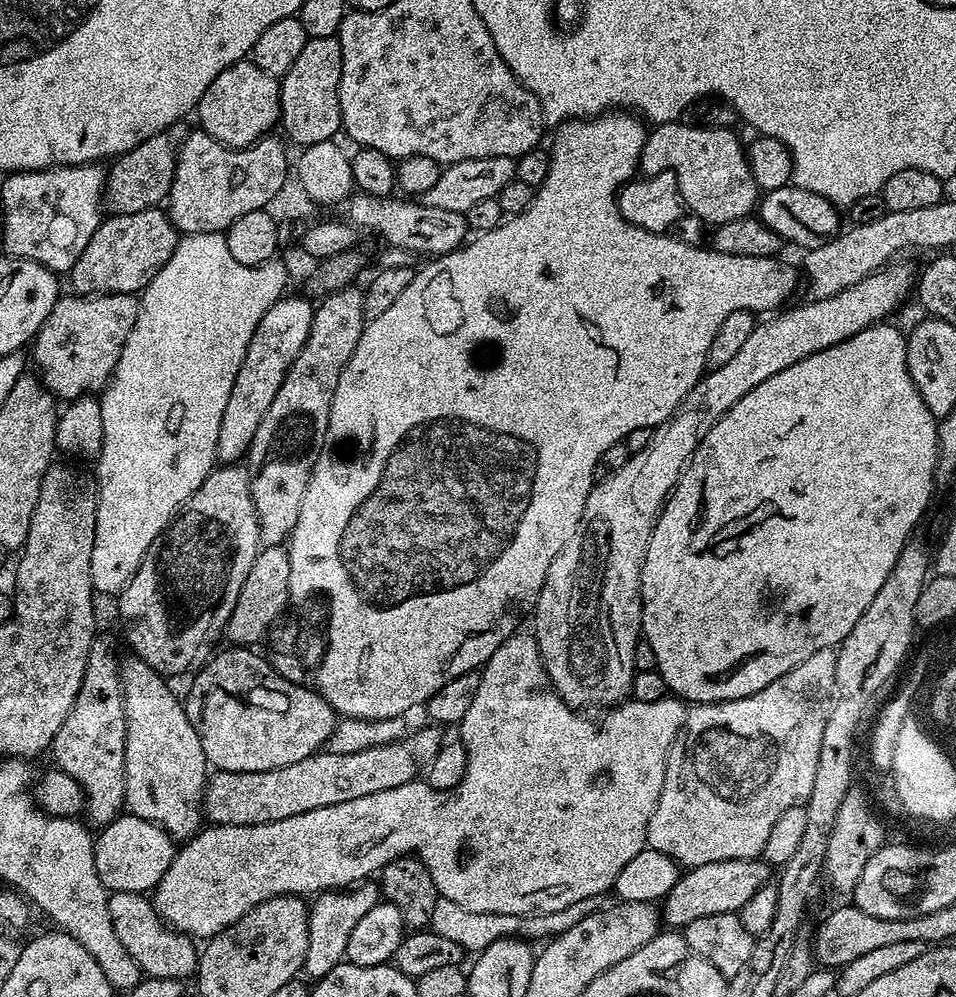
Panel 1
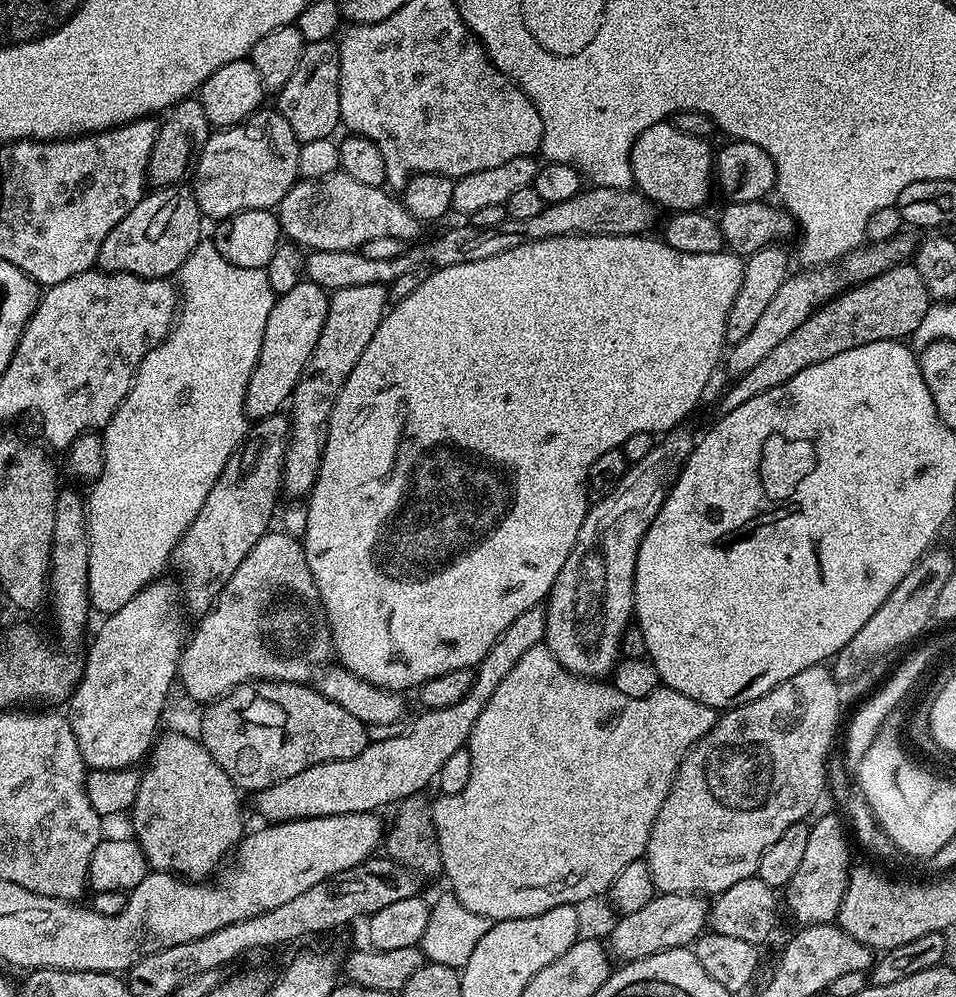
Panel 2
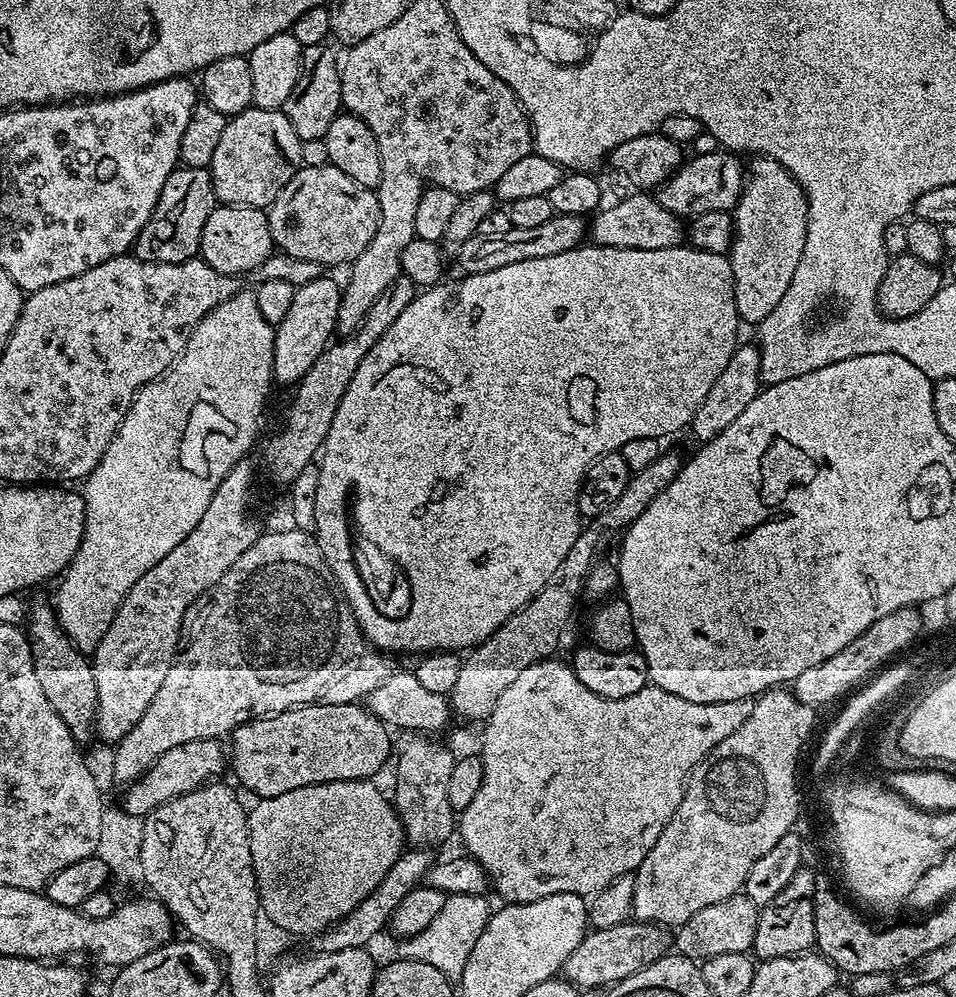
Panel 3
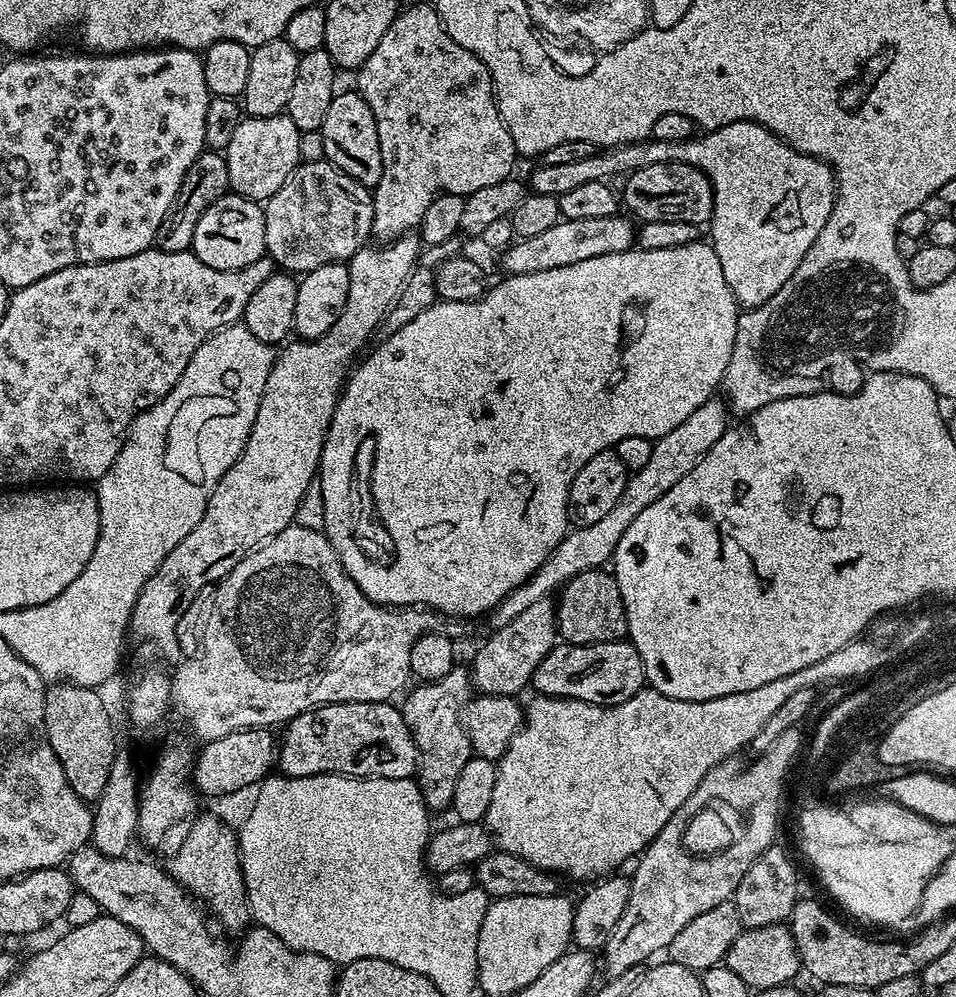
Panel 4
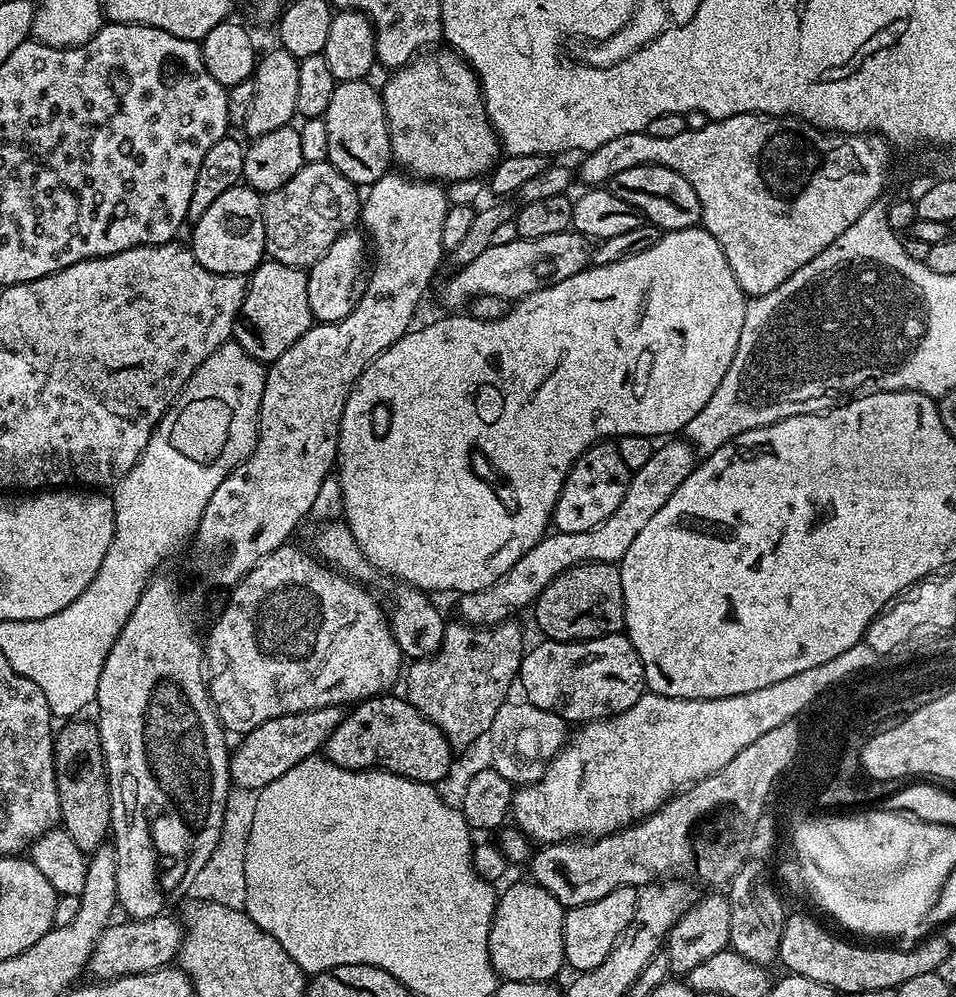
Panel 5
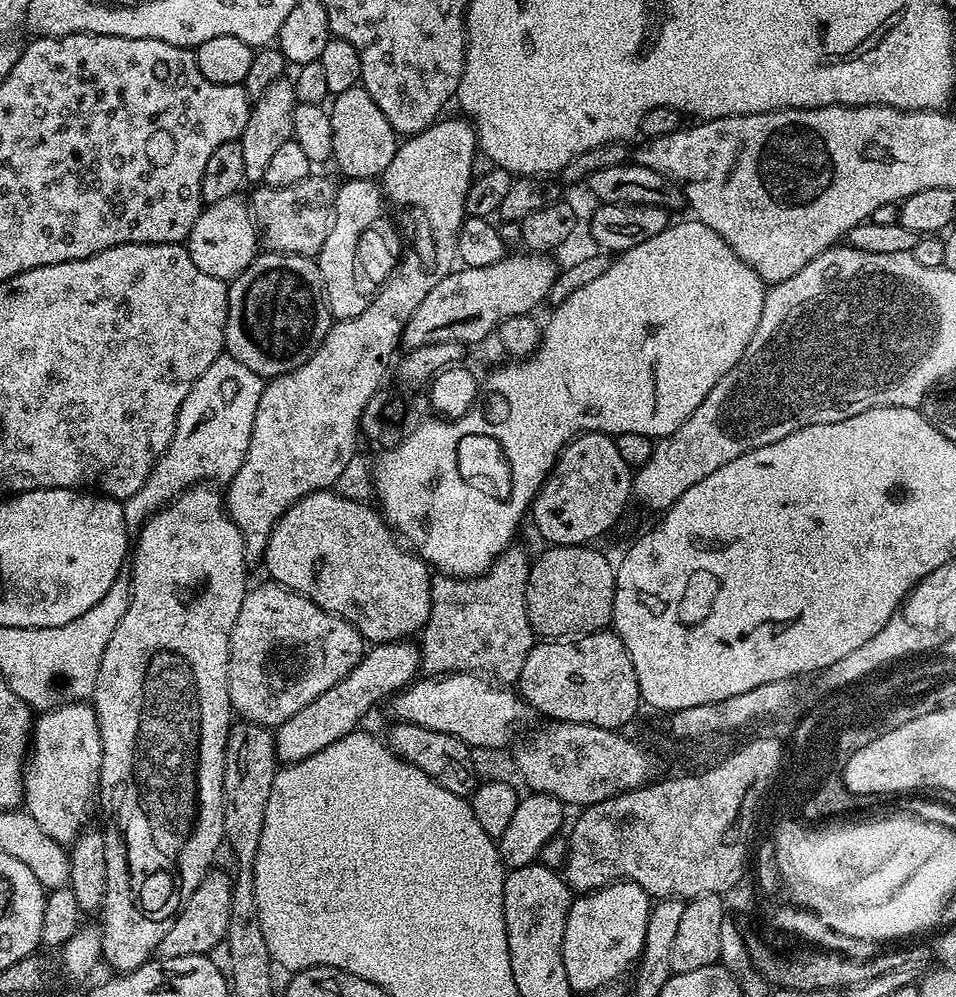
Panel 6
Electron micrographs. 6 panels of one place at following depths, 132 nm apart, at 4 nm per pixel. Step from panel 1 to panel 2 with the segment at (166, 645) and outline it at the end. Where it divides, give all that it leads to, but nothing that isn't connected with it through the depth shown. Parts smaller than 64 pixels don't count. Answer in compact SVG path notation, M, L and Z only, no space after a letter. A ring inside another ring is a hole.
M277 414L267 416L265 420L257 420L249 427L248 435L245 436L236 453L228 459L222 474L214 482L210 494L206 494L206 502L202 502L202 510L194 518L190 527L180 535L179 542L174 546L170 568L180 575L179 587L182 589L182 600L193 612L196 618L208 612L216 599L220 597L220 591L234 578L234 570L242 566L242 558L254 550L254 546L270 530L268 524L272 520L272 511L276 508L276 495L282 492L282 473L284 471L284 455L288 445L288 433L290 420L287 415Z

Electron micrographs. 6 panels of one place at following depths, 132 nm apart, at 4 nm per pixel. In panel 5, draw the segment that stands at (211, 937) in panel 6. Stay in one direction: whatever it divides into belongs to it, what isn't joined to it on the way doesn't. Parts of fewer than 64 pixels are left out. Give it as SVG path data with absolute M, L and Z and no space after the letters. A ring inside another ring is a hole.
M161 914L150 920L125 919L125 924L113 922L100 935L96 947L92 950L90 972L97 981L116 980L119 976L133 976L143 972L155 972L156 969L171 965L180 951L180 941L184 939L181 921L169 914Z

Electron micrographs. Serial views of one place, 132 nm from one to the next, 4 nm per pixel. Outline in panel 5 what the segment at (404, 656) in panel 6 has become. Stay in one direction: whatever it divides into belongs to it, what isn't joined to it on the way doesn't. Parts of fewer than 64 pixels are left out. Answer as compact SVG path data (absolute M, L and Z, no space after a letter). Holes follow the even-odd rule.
M340 706L315 708L298 714L286 714L262 722L254 730L239 737L240 745L231 749L228 758L228 774L237 789L259 790L265 788L274 778L282 778L286 770L298 766L306 758L317 755L346 714Z

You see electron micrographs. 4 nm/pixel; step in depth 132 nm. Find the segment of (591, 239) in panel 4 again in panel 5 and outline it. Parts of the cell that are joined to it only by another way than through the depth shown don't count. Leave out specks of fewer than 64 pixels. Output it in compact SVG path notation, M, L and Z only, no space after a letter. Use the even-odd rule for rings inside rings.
M575 230L550 234L547 238L517 239L506 246L491 244L474 262L455 269L456 273L444 284L445 309L460 310L476 296L494 294L509 302L521 300L546 286L554 286L574 274L583 272L590 264L590 241Z

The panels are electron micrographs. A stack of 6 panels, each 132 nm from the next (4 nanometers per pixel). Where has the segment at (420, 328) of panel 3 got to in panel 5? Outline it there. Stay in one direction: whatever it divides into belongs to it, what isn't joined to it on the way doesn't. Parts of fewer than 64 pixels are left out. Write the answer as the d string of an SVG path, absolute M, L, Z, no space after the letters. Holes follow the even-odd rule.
M697 226L664 232L656 245L640 254L609 265L589 266L554 286L524 296L497 320L479 320L471 314L444 314L448 316L425 328L413 327L366 366L346 398L334 465L341 486L343 523L347 524L354 542L377 573L397 576L405 585L432 594L486 590L486 586L498 582L498 578L502 578L502 574L506 574L506 570L510 570L510 566L514 566L514 562L549 531L558 494L572 464L587 448L605 438L626 434L668 438L687 429L698 410L710 402L714 390L718 390L718 382L726 378L726 370L730 370L730 362L734 362L738 338L742 338L745 303L745 294L726 262L726 254L722 254L722 246L718 246L704 227ZM379 404L388 407L388 429L384 436L376 436L376 428L372 425L372 411Z

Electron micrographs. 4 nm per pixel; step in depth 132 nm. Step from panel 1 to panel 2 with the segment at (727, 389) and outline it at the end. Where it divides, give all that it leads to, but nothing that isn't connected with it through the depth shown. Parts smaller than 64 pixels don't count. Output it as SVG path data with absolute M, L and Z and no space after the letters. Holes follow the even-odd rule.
M677 426L663 437L662 442L629 467L627 474L610 490L610 494L599 497L589 507L586 518L582 522L582 530L578 530L578 538L574 542L574 550L570 550L570 558L566 558L566 566L558 574L554 586L548 592L545 611L545 634L543 643L562 662L566 670L575 676L604 678L615 669L620 656L620 639L624 629L629 627L634 616L634 570L638 558L638 546L658 510L664 505L668 491L680 477L680 469L692 453L694 436L687 432L687 427Z

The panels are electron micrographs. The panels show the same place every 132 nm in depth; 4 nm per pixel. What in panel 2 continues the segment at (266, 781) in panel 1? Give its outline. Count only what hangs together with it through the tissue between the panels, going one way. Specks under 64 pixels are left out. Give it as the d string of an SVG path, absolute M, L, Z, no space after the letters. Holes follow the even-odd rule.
M538 606L524 611L480 659L470 694L466 694L458 706L421 711L409 732L407 729L394 738L372 740L362 754L354 754L354 758L318 762L318 766L308 766L301 773L294 774L294 778L286 778L286 782L266 786L254 796L257 814L265 816L268 822L283 822L334 814L376 812L387 804L399 805L407 796L421 795L425 791L423 788L435 781L446 758L450 758L454 750L467 745L470 730L474 730L474 722L490 700L490 694L498 688L498 682L502 682L522 654L543 641L544 634L545 611Z

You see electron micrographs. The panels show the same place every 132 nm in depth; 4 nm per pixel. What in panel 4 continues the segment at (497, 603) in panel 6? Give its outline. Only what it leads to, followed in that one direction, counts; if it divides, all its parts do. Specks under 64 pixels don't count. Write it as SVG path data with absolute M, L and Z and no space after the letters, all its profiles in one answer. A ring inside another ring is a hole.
M457 666L450 670L450 674L446 674L446 678L420 682L415 686L417 688L412 693L409 691L403 697L405 700L404 704L402 703L402 711L406 726L420 752L420 793L429 809L447 809L454 798L454 782L458 782L462 766L466 766L466 762L474 755L468 729L464 727L462 719L462 709L474 695L472 677L467 667Z

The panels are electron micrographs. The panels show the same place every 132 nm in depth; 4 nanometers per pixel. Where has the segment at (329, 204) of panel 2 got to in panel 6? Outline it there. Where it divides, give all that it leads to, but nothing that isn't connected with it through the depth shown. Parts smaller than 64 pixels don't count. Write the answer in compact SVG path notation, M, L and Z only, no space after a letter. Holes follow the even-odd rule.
M309 174L302 182L294 182L294 186L285 188L270 188L260 186L253 196L250 196L250 207L252 210L252 221L256 223L256 230L263 247L269 252L289 252L299 256L320 255L322 242L326 242L326 234L330 234L330 226L334 222L334 206L336 205L335 183L331 184L324 176Z

